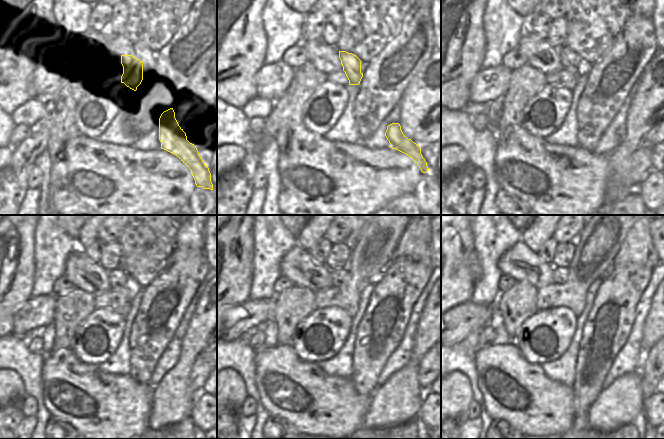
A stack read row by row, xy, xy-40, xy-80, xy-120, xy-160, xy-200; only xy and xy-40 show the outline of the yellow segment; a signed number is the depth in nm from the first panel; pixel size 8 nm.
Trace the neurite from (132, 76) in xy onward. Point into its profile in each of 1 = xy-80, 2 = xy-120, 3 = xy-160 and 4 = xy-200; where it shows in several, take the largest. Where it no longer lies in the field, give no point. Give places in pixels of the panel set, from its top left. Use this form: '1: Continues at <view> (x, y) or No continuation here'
1: Continues at xy-80 (570, 60)
2: Continues at xy-120 (117, 278)
3: Continues at xy-160 (339, 276)
4: Continues at xy-200 (560, 274).

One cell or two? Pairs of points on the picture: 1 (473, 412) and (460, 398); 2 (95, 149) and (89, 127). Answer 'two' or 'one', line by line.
1: two
2: two

